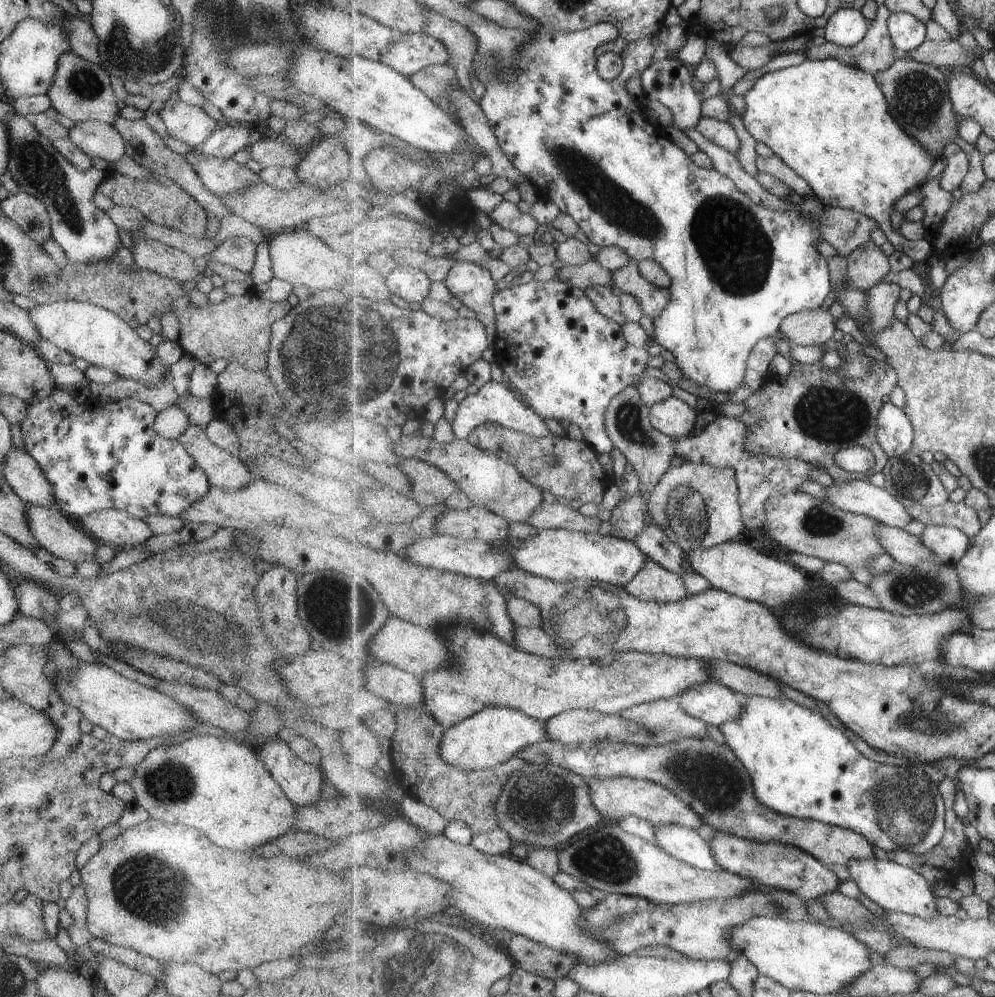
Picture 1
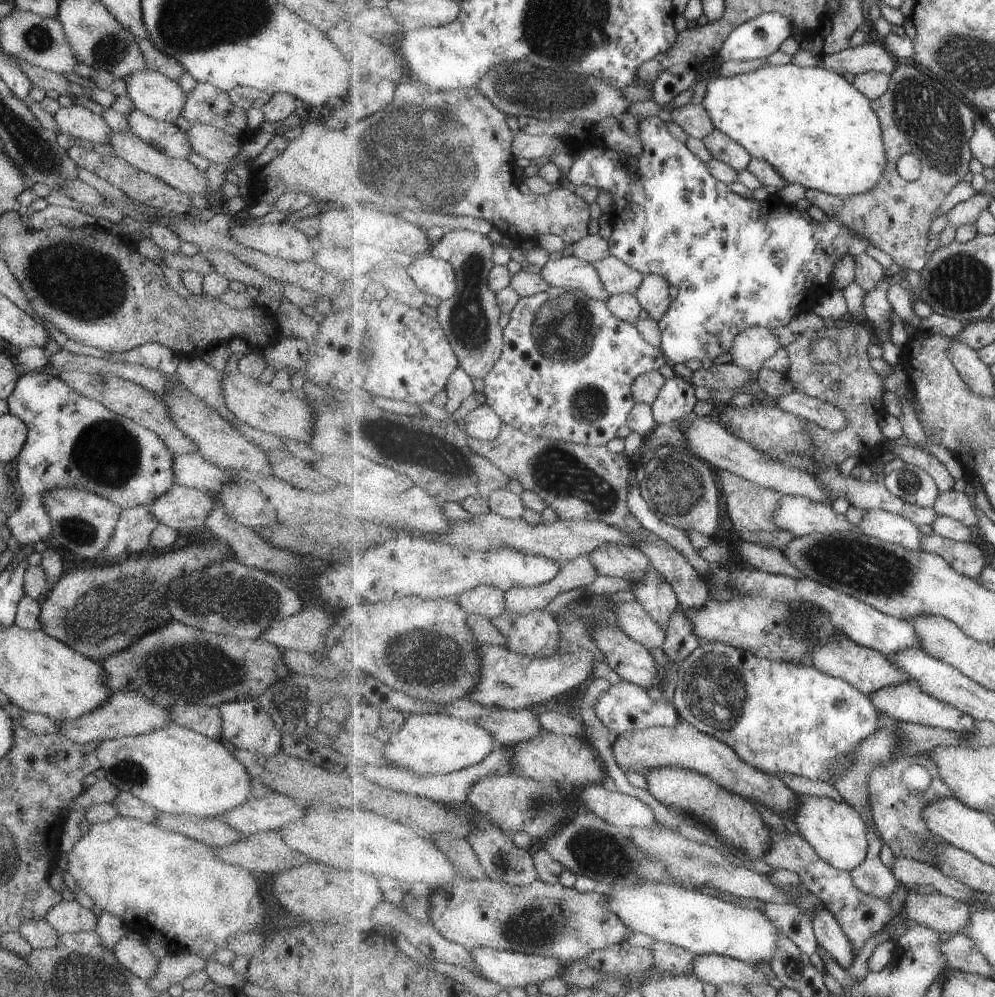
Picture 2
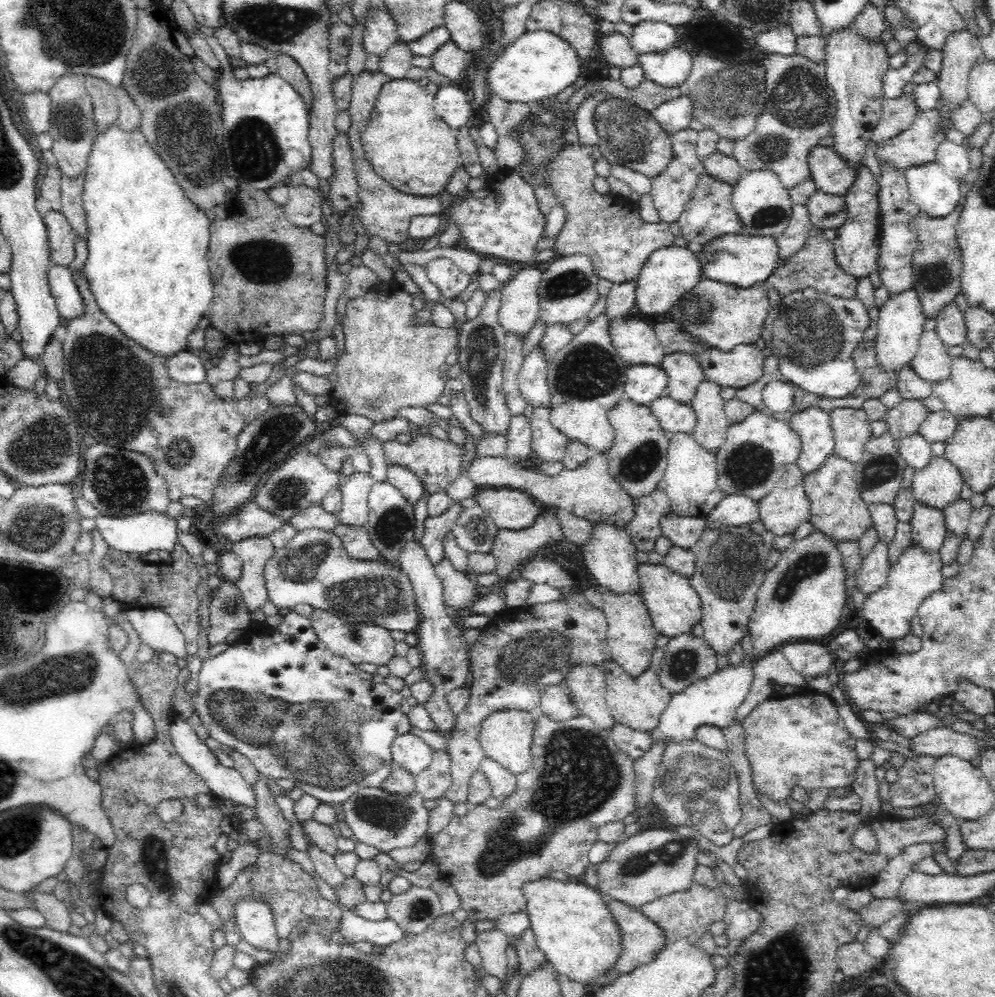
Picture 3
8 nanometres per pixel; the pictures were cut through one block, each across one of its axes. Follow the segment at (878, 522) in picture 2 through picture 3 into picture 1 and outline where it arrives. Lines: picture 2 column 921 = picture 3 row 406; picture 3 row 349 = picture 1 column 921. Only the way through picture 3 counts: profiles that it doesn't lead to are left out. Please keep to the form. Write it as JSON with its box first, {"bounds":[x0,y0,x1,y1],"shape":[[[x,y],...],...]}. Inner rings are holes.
{"bounds":[920,525,971,564],"shape":[[[948,525],[926,527],[920,536],[922,542],[947,564],[959,562],[971,545],[971,537],[959,528]]]}

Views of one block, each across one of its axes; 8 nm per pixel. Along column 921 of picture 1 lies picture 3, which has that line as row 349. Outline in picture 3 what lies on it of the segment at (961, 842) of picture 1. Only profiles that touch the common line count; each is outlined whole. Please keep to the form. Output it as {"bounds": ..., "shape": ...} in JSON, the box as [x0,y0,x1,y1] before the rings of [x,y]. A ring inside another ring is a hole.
{"bounds":[735,305,897,421],"shape":[[[875,305],[872,310],[868,311],[868,317],[870,317],[871,326],[866,330],[864,339],[858,344],[858,347],[853,351],[853,364],[856,368],[857,375],[860,377],[859,386],[854,390],[854,392],[848,394],[846,397],[819,397],[818,395],[812,395],[811,393],[805,392],[802,388],[791,383],[795,392],[795,401],[794,407],[792,411],[786,413],[772,413],[763,402],[762,390],[767,386],[769,382],[774,380],[785,381],[788,383],[789,381],[782,377],[779,370],[779,363],[776,359],[776,356],[768,356],[764,360],[763,365],[763,376],[760,380],[756,382],[752,382],[752,384],[748,384],[745,388],[738,389],[736,392],[735,398],[738,398],[741,402],[744,402],[750,407],[753,407],[755,410],[757,409],[759,412],[762,412],[765,415],[770,415],[770,417],[774,417],[774,419],[779,421],[787,421],[791,416],[794,416],[794,412],[803,412],[808,410],[808,408],[820,408],[822,412],[832,413],[836,408],[852,408],[855,410],[862,409],[862,406],[870,399],[876,398],[879,399],[884,392],[888,392],[888,390],[892,390],[897,386],[897,373],[896,372],[883,372],[879,366],[877,366],[877,359],[875,354],[875,345],[874,340],[877,336],[878,330],[878,318],[880,313],[880,307]]]}

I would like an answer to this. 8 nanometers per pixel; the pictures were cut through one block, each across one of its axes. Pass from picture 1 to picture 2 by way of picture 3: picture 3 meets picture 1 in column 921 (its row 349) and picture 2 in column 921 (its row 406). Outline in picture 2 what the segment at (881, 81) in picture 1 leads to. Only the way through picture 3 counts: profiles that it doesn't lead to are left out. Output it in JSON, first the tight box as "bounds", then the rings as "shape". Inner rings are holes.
{"bounds":[805,61,979,272],"shape":[[[912,61],[899,62],[897,70],[892,75],[888,92],[872,101],[873,109],[880,117],[884,129],[885,149],[889,160],[880,184],[877,184],[877,188],[873,188],[870,192],[849,197],[828,194],[816,189],[805,191],[805,197],[810,205],[820,208],[826,215],[843,220],[855,232],[861,232],[863,236],[867,234],[873,246],[890,255],[897,265],[912,271],[920,272],[927,266],[929,230],[933,222],[937,220],[937,210],[945,202],[947,194],[963,181],[967,172],[970,172],[970,164],[974,158],[970,142],[976,132],[976,124],[979,122],[978,114],[975,114],[973,108],[967,102],[963,102],[955,92],[951,92],[945,84],[946,82],[941,78],[918,67]],[[905,154],[917,154],[923,162],[921,176],[915,181],[907,181],[899,173],[898,162]]]}

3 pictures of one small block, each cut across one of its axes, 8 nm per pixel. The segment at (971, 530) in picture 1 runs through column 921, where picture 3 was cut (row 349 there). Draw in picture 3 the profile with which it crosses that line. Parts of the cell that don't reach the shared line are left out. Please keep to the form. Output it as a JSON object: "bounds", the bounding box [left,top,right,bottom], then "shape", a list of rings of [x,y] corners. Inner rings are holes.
{"bounds":[502,334,527,416],"shape":[[[507,334],[502,386],[505,395],[505,404],[512,416],[523,415],[527,404],[520,393],[517,380],[524,358],[523,340]]]}

